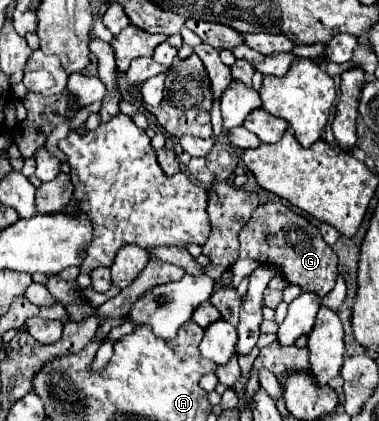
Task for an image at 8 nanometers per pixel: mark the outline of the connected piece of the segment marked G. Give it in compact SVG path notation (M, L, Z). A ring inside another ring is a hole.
M265 203L255 209L247 225L241 229L239 235L239 257L249 257L261 263L273 263L283 269L283 275L289 283L299 285L303 291L313 291L325 297L337 281L337 255L335 251L323 241L321 231L309 223L303 215L287 209L283 203ZM269 233L269 239L265 239Z

